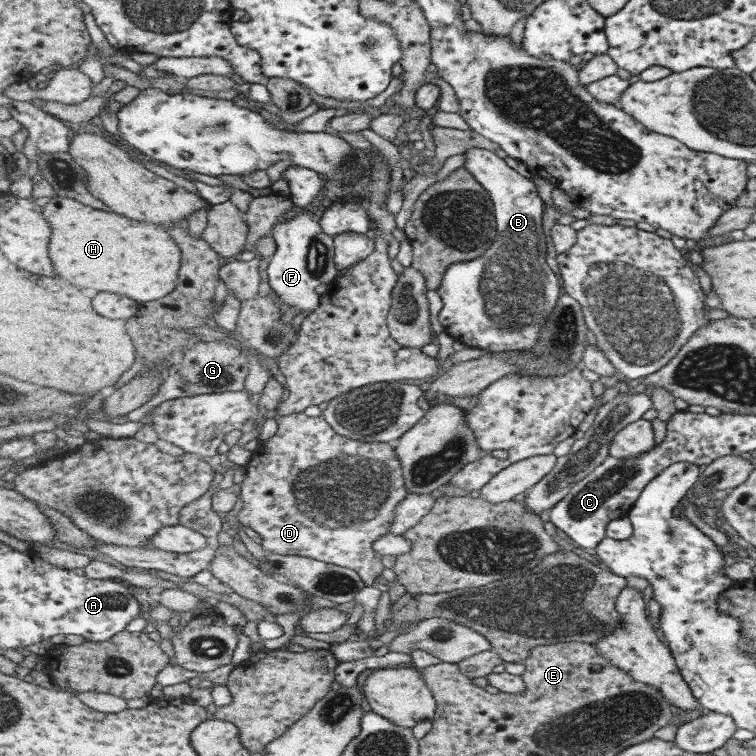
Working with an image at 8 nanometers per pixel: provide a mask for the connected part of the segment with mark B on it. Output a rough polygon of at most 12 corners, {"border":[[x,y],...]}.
{"border":[[481,147],[465,167],[498,238],[445,270],[450,336],[530,350],[565,293],[537,184]]}

